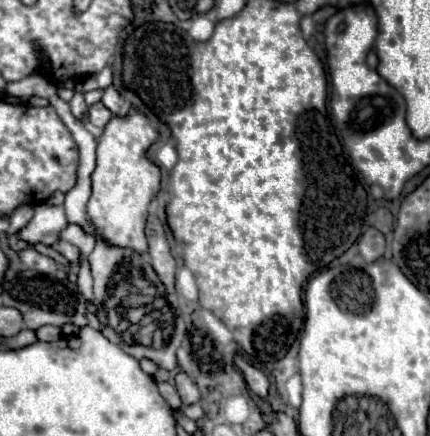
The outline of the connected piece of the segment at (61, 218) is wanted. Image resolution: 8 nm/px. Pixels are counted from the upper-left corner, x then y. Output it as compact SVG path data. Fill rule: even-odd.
M38 204L34 210L32 220L20 230L22 240L26 242L42 242L46 246L52 246L58 238L60 232L68 226L64 206L48 206L48 204Z

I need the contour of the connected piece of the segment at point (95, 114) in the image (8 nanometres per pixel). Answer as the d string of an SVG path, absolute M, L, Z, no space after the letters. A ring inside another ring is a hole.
M96 102L90 106L90 122L98 128L104 128L104 124L108 124L108 120L112 118L112 112L102 104L102 102Z

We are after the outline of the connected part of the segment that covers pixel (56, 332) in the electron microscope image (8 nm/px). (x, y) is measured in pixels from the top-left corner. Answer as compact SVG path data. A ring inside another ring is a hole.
M40 326L36 330L36 338L38 340L58 340L62 336L62 330L58 326Z

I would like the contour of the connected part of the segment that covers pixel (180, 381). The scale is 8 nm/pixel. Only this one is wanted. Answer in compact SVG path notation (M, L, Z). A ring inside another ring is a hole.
M178 372L174 380L176 380L176 388L184 404L196 404L200 400L198 386L192 382L192 378L186 372Z

